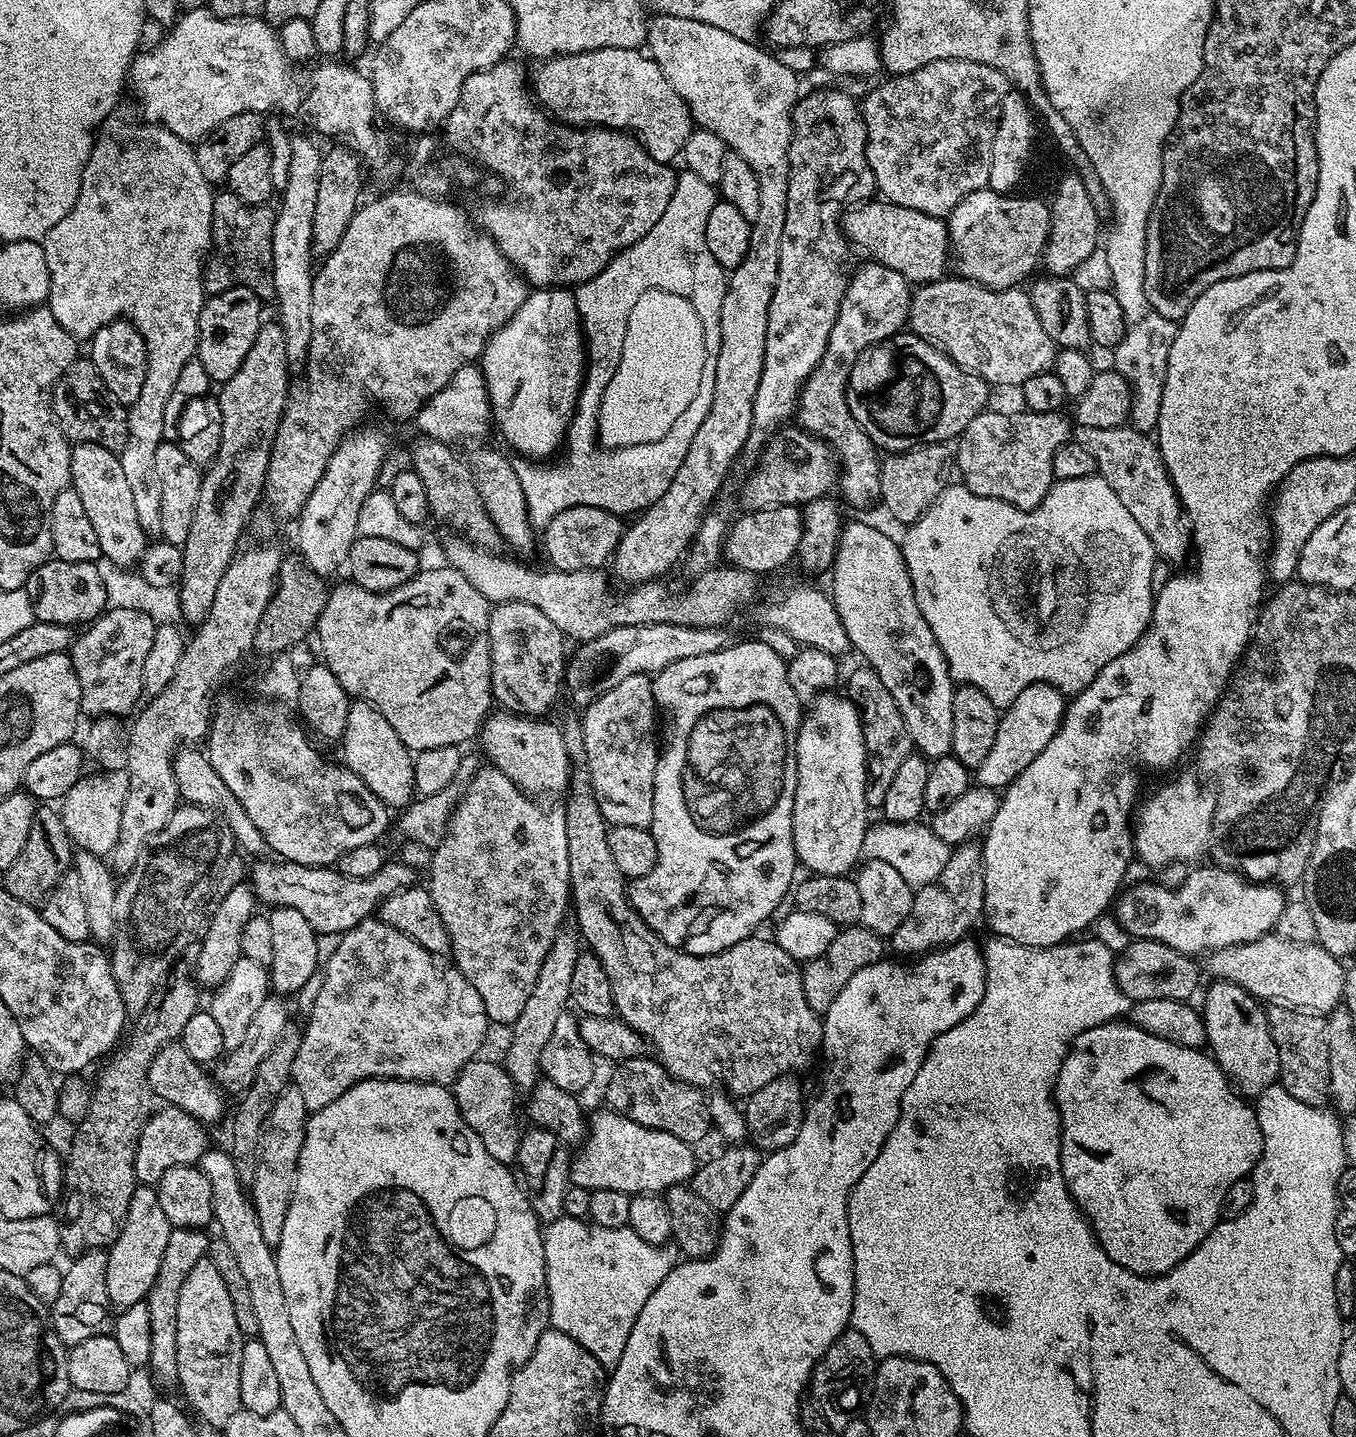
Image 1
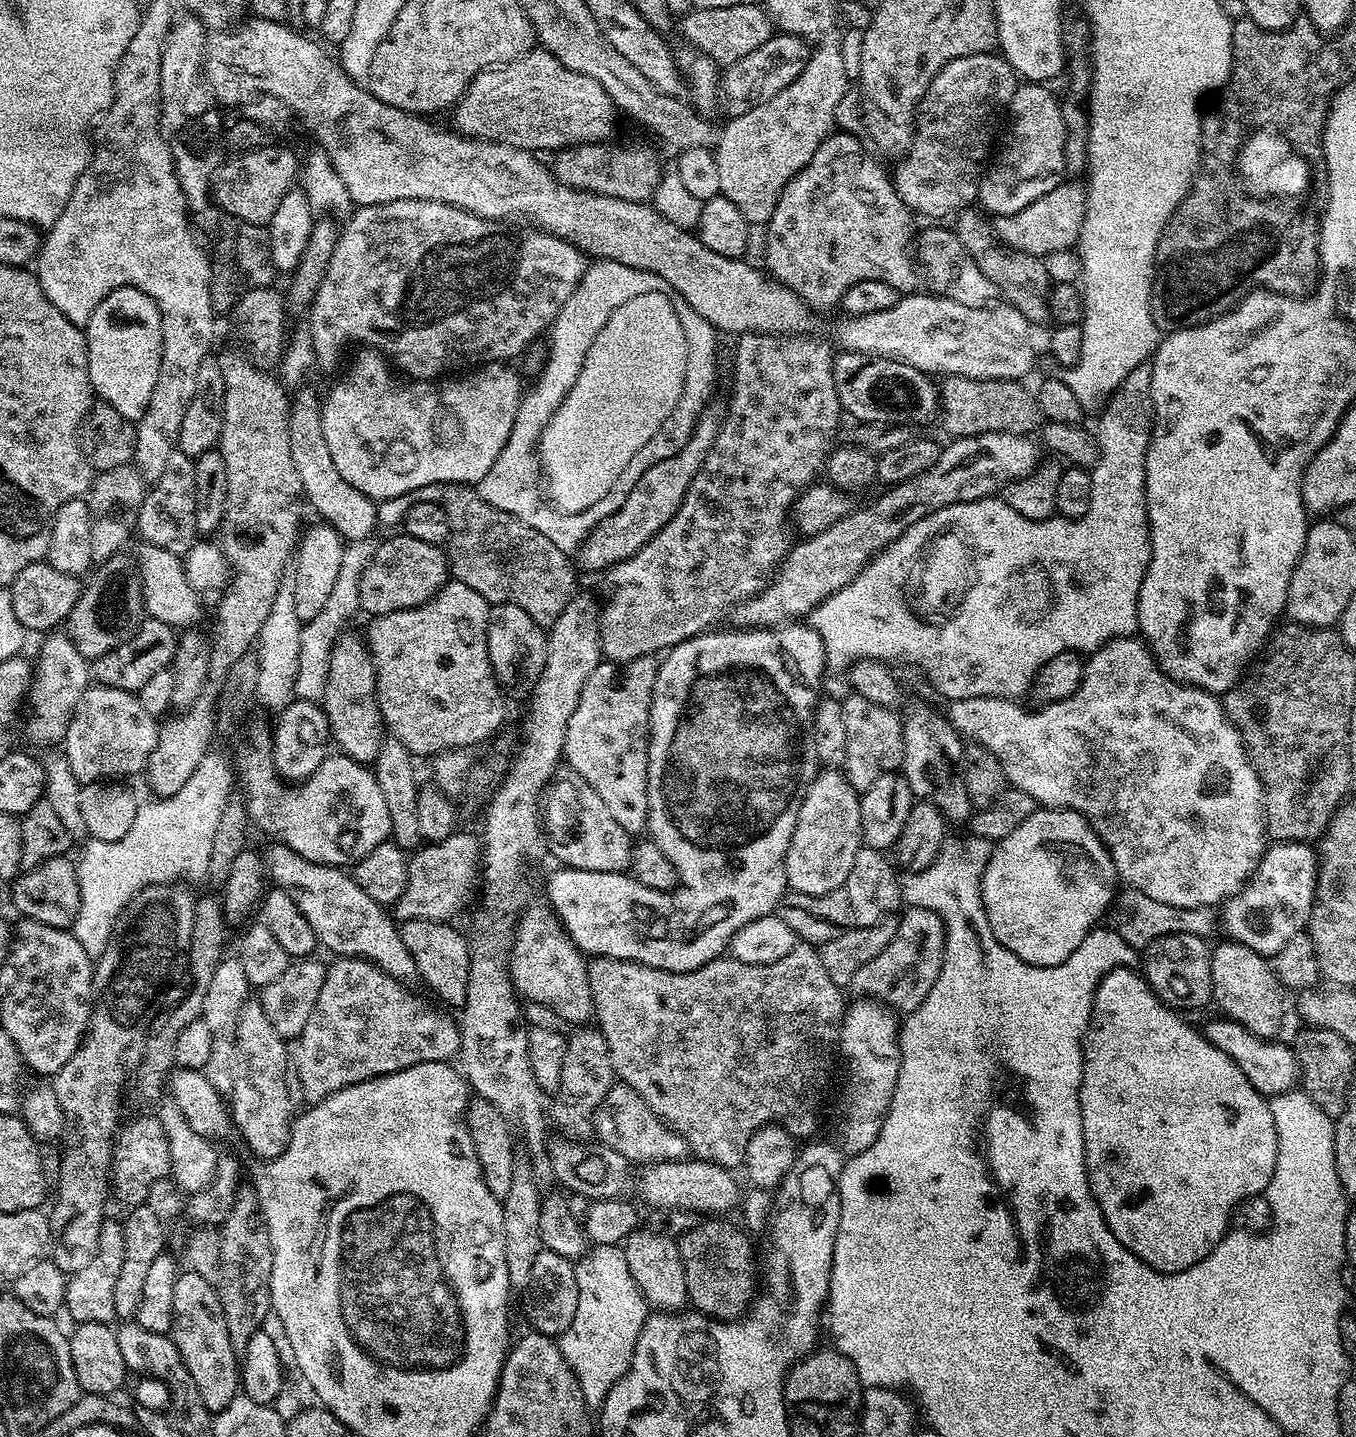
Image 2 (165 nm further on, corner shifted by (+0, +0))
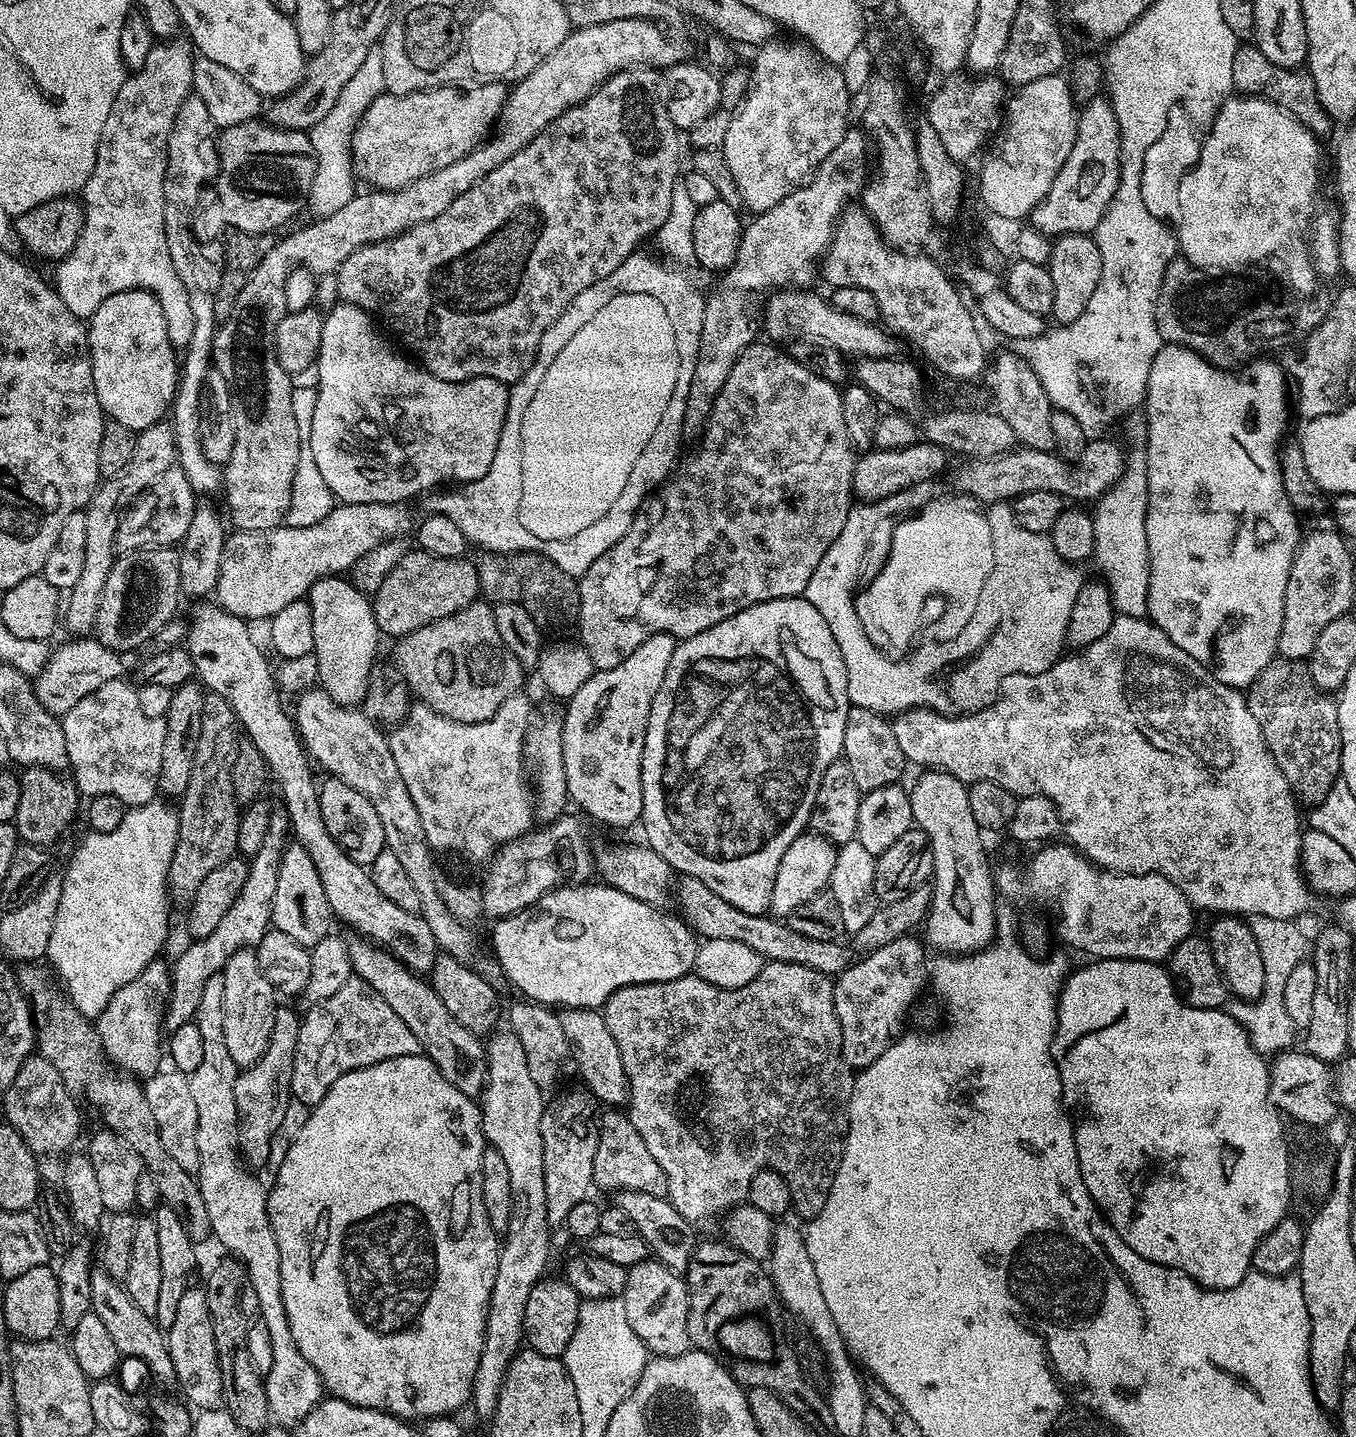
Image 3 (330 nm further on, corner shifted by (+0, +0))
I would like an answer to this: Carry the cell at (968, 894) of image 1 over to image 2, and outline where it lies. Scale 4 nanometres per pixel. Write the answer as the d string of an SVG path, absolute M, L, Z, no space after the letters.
M909 907L907 911L908 913L900 916L898 934L894 934L890 946L886 946L886 950L882 950L878 958L866 962L866 966L861 966L854 973L850 985L853 997L877 1000L879 1004L891 1008L897 1014L907 1014L922 1006L944 961L944 919L934 910L926 908Z

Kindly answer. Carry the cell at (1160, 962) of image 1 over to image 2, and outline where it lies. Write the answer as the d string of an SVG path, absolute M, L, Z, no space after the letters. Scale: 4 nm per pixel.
M1170 934L1150 942L1142 952L1142 975L1165 1004L1177 1009L1200 1008L1212 1000L1212 948L1203 936Z

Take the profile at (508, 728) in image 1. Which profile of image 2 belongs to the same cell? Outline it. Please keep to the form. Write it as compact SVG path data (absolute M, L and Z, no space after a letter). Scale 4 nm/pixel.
M568 770L557 775L546 789L546 795L542 800L540 819L542 821L542 832L553 844L552 856L563 867L577 868L578 870L590 870L591 872L624 872L632 862L633 837L618 822L614 822L614 817L610 814L610 809L602 798L598 798L598 793L594 791L594 786L586 782L578 773Z

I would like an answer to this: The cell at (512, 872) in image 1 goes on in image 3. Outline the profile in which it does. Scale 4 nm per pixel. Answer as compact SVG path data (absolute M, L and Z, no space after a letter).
M566 1008L559 1013L562 1030L566 1030L569 1049L576 1056L576 1068L580 1071L583 1087L596 1097L604 1106L624 1106L628 1102L628 1079L622 1066L622 1053L618 1051L618 1042L610 1034L603 1015L590 1008Z

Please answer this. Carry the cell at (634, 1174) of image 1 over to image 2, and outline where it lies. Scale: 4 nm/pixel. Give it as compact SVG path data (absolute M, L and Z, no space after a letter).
M685 1158L682 1160L657 1160L655 1162L649 1163L647 1166L641 1167L644 1168L641 1172L638 1172L638 1180L640 1176L640 1196L645 1200L648 1204L653 1204L656 1208L662 1208L661 1210L669 1210L669 1209L689 1209L696 1214L701 1214L701 1212L708 1212L704 1214L728 1214L724 1212L728 1212L732 1207L739 1205L742 1200L742 1188L739 1188L736 1185L736 1180L731 1171L727 1168L723 1168L720 1164L712 1164L709 1160L698 1160L695 1158Z

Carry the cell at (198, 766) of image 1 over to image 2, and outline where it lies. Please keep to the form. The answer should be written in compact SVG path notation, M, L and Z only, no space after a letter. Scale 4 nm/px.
M279 842L269 845L262 852L267 879L290 894L294 906L302 910L302 918L310 922L310 930L314 930L316 943L321 949L329 948L337 957L359 956L362 960L369 960L401 982L417 979L414 958L410 950L406 950L406 942L402 942L397 921L389 913L388 917L382 905L364 893L362 886L358 886L343 867L310 862Z

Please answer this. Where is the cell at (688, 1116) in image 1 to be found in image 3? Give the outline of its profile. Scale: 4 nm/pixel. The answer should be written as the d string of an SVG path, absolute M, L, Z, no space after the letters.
M608 1110L598 1120L598 1150L594 1154L594 1174L592 1183L597 1189L641 1191L644 1194L667 1197L668 1179L666 1170L658 1166L654 1154L646 1150L646 1142L634 1130L627 1115L620 1110Z

